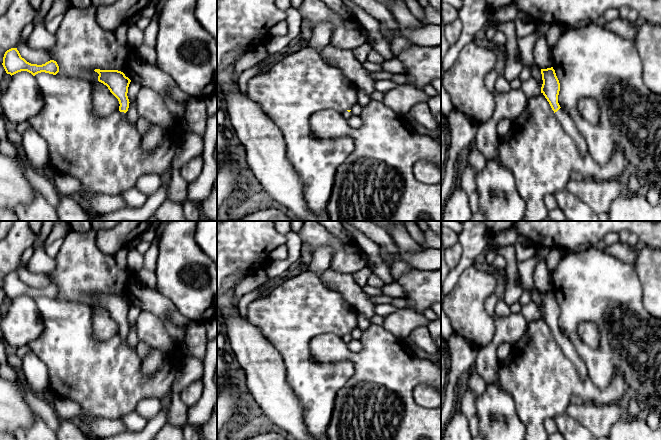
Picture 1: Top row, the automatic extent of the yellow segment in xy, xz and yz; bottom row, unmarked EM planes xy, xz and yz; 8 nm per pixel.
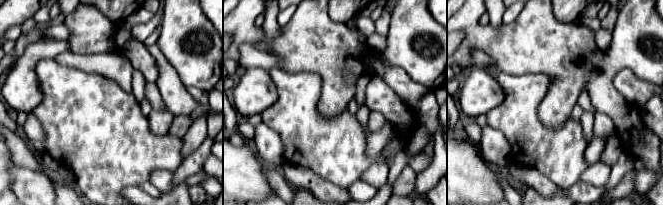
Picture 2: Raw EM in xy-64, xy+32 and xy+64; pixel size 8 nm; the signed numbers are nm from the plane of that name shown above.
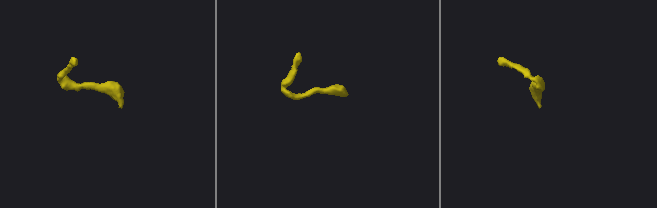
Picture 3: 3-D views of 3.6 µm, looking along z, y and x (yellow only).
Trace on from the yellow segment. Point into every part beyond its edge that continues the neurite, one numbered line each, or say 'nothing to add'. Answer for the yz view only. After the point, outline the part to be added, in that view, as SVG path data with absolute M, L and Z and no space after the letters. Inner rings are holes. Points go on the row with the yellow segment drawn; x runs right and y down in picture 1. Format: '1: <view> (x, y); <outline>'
1: yz (565, 120); M560 108L555 112L555 118L561 124L563 130L574 140L578 151L582 155L589 154L586 140L578 131L571 117Z

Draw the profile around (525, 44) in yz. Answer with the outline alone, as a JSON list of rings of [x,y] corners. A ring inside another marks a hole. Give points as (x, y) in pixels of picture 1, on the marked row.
[[[530,34],[525,37],[517,38],[516,41],[524,67],[530,67],[532,69],[532,78],[534,78],[540,84],[540,87],[542,87],[543,80],[541,69],[536,65],[533,54],[536,38],[536,35]]]

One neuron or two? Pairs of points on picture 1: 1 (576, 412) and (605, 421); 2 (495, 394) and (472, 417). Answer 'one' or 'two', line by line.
1: one
2: two

